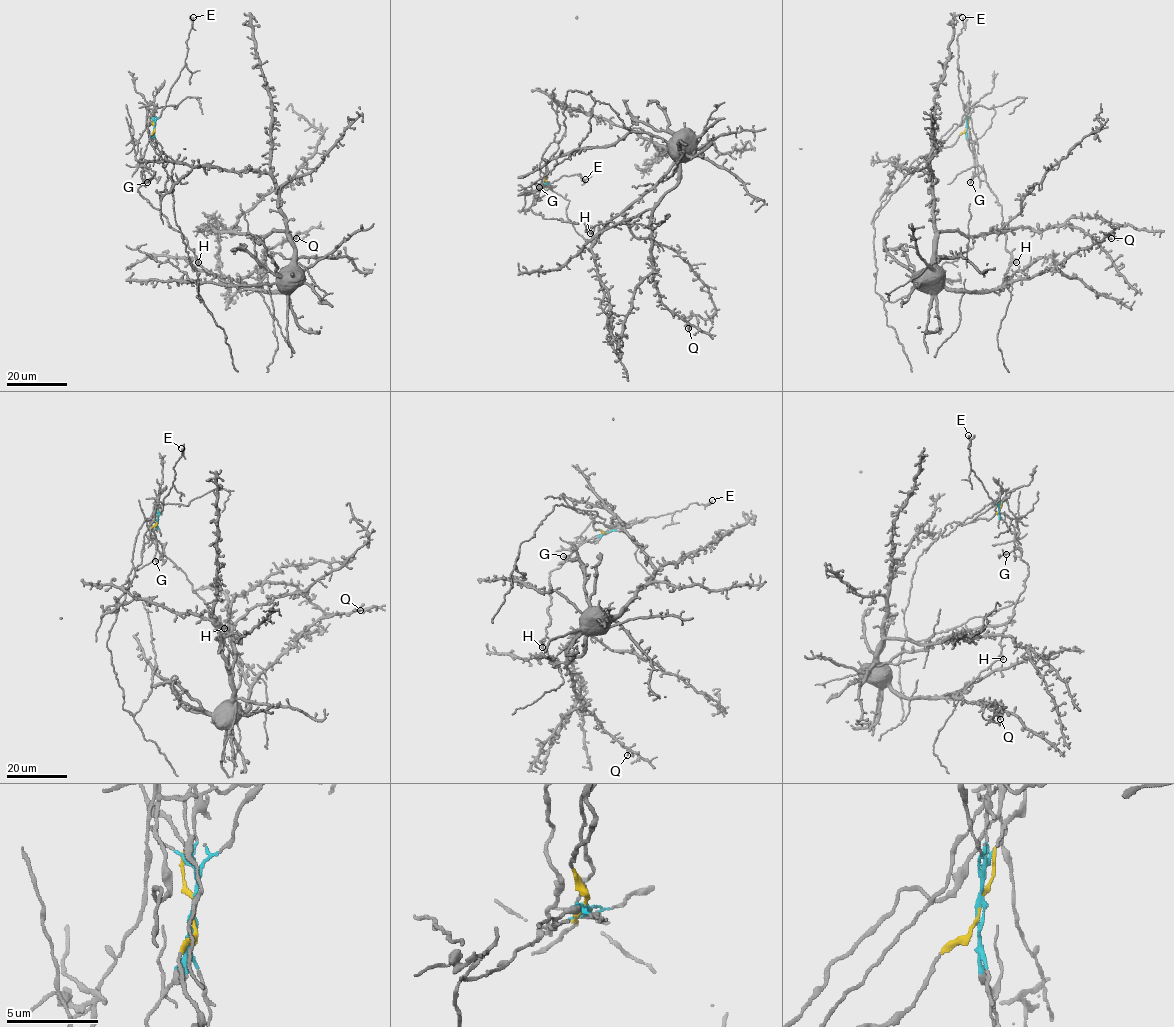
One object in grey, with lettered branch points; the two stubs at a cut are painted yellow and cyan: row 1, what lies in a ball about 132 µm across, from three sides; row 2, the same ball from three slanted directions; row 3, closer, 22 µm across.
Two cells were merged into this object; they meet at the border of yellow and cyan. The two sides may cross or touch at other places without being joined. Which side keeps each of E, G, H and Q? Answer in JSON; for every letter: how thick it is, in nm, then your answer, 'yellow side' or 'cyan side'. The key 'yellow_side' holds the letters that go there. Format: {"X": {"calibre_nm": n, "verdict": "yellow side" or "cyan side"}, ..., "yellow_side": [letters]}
{"E": {"calibre_nm": 280, "verdict": "cyan side"}, "G": {"calibre_nm": 360, "verdict": "cyan side"}, "H": {"calibre_nm": 500, "verdict": "cyan side"}, "Q": {"calibre_nm": 280, "verdict": "yellow side"}, "yellow_side": ["Q"]}

